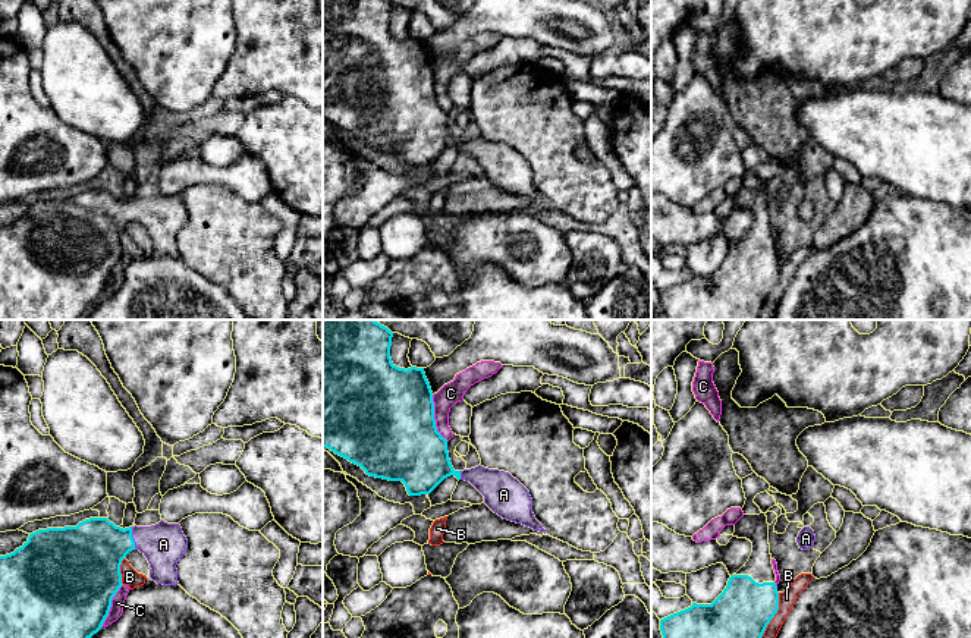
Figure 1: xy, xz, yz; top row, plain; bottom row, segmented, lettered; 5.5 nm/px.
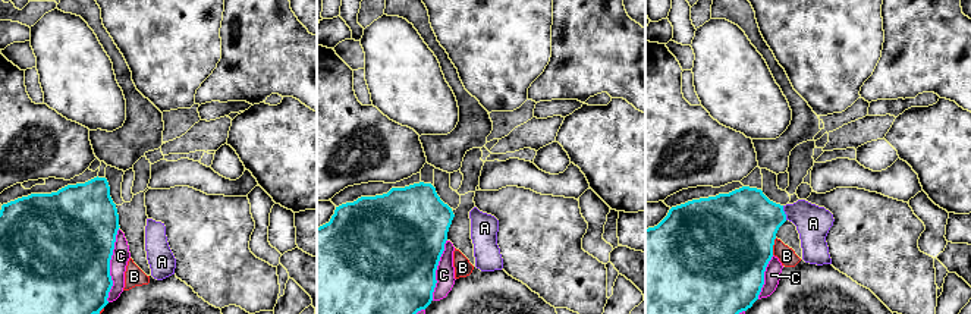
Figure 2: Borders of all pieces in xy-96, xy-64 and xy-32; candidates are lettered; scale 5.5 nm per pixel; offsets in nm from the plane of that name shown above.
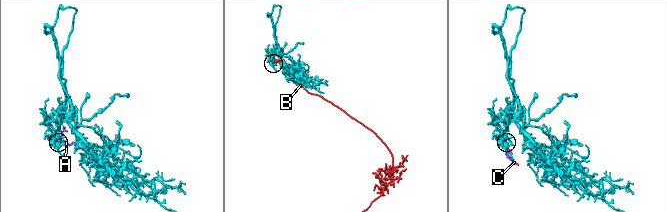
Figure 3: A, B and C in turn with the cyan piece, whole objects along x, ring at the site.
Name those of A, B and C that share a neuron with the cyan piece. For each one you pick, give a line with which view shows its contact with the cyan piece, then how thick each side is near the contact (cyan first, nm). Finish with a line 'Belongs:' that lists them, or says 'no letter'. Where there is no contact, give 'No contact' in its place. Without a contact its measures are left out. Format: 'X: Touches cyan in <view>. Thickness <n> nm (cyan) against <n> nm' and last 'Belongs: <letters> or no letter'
A: Touches cyan in xy. Thickness 360 nm (cyan) against 240 nm
Belongs: A

